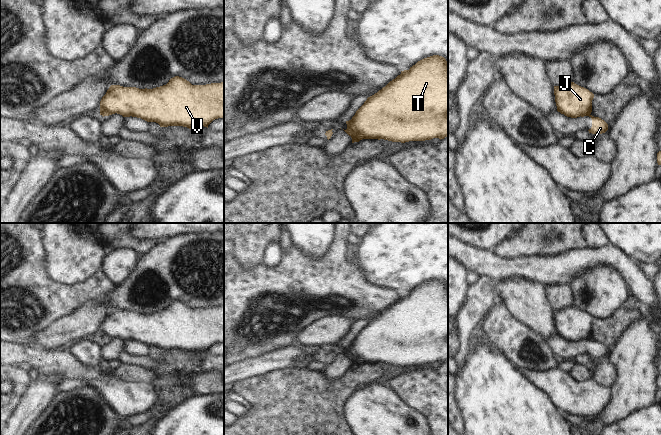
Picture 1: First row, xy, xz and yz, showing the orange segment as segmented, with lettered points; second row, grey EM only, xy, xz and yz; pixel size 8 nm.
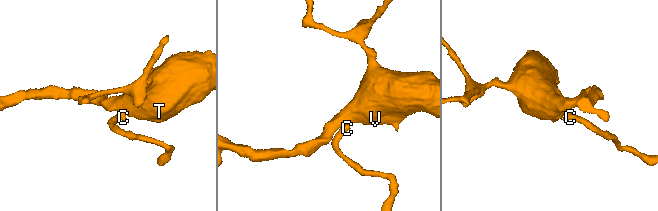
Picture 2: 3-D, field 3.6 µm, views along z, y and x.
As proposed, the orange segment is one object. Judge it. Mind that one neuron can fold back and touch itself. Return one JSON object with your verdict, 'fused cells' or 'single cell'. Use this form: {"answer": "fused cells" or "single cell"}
{"answer": "fused cells"}

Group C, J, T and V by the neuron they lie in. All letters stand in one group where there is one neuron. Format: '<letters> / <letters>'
C / J T V

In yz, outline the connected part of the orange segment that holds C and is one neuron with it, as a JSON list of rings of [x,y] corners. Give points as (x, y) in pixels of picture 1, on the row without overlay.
[[[588,339],[592,343],[592,351],[588,354],[592,358],[602,358],[608,354],[608,348],[599,341]]]

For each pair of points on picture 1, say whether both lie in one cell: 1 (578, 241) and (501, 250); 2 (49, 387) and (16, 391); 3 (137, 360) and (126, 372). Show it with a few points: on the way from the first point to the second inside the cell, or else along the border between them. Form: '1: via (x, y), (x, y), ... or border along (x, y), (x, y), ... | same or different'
1: via (559, 241), (526, 242), (520, 245) | same
2: border along (30, 381), (19, 403), (13, 410) | different
3: border along (121, 364), (133, 364), (152, 370) | different

